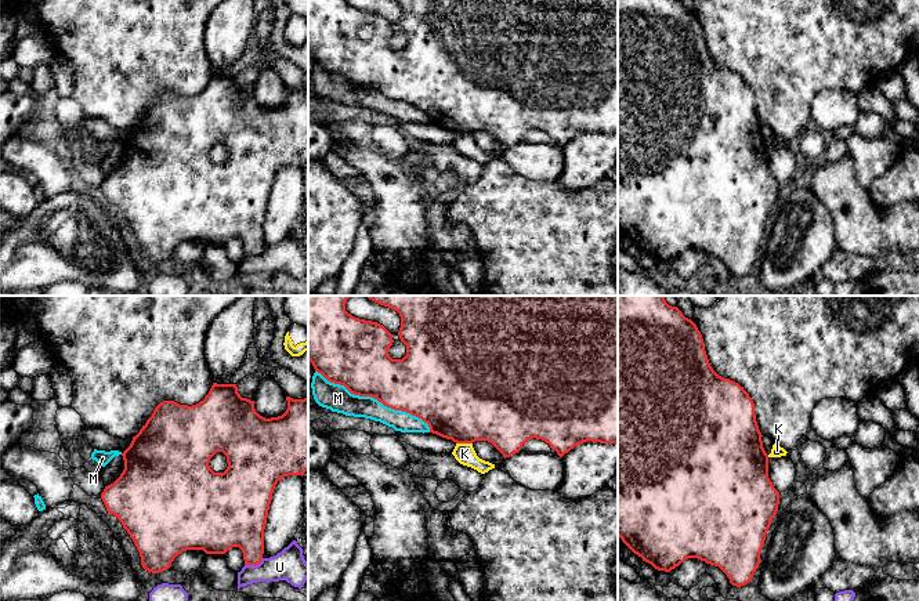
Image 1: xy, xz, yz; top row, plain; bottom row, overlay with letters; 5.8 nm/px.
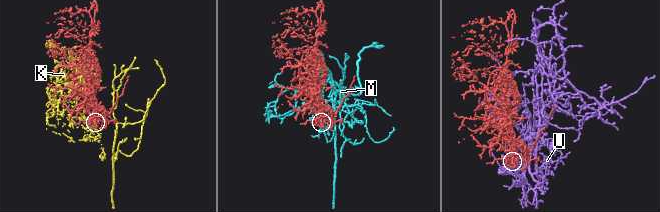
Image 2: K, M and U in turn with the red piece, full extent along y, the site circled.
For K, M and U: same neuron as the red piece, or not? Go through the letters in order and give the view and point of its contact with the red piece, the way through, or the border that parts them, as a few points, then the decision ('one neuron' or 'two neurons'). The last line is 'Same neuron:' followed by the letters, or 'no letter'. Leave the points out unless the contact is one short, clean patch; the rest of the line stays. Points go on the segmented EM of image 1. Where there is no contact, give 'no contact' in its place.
K: contact xz (465, 442); two neurons
M: contact xz (375, 398); two neurons
U: contact xy (253, 564); two neurons
Same neuron: no letter

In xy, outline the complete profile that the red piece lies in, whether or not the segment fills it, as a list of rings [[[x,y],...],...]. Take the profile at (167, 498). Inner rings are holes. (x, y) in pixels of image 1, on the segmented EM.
[[[213,383],[209,394],[196,405],[163,401],[155,408],[122,453],[123,473],[101,493],[108,514],[113,514],[133,539],[145,571],[163,572],[187,550],[225,554],[239,547],[245,565],[261,562],[264,529],[275,485],[283,477],[303,477],[308,470],[308,398],[286,397],[286,401],[287,409],[282,416],[265,419],[256,412],[254,401],[240,397],[236,384]],[[217,452],[227,456],[228,467],[224,473],[214,473],[209,466]]]

